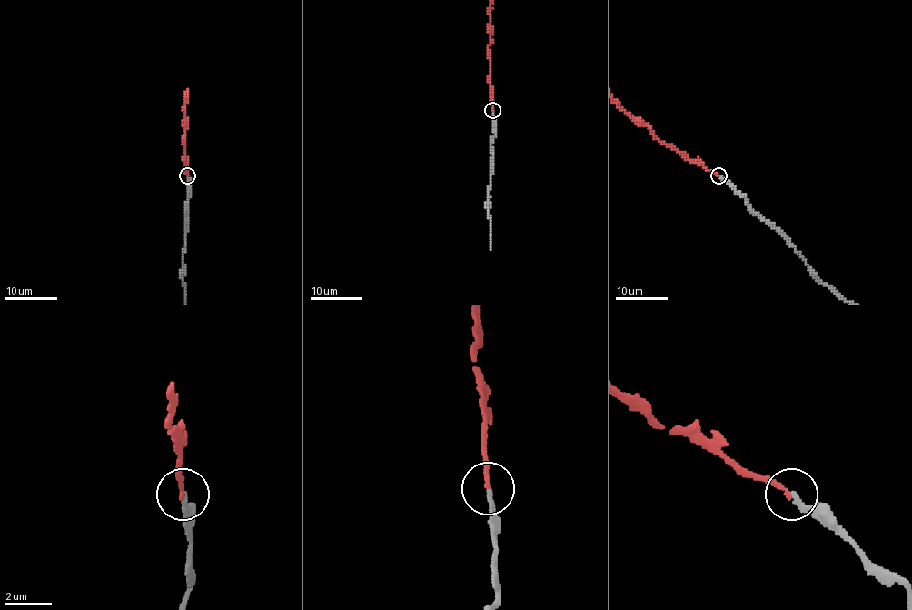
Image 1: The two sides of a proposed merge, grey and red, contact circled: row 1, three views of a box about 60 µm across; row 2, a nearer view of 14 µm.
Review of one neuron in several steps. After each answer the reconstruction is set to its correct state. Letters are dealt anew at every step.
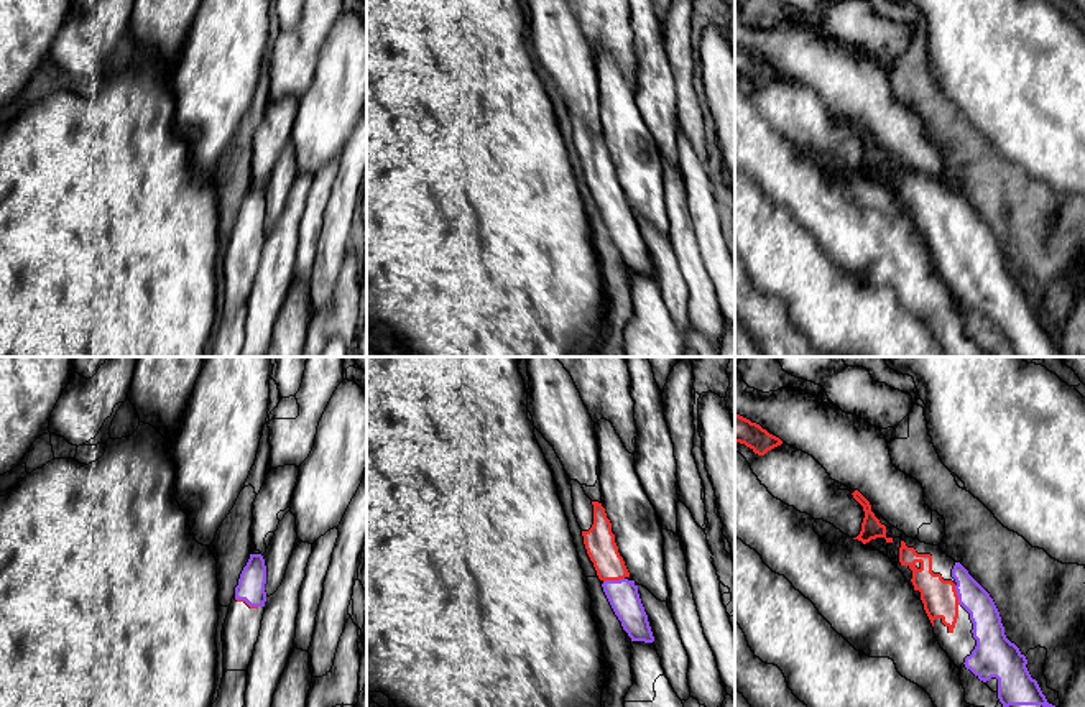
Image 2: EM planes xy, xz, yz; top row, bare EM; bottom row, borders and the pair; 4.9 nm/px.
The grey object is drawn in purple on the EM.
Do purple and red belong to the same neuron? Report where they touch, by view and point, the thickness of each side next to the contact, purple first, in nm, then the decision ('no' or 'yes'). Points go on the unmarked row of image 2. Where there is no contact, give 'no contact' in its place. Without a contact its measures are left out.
xz (614, 212) | 150/150 nm | yes

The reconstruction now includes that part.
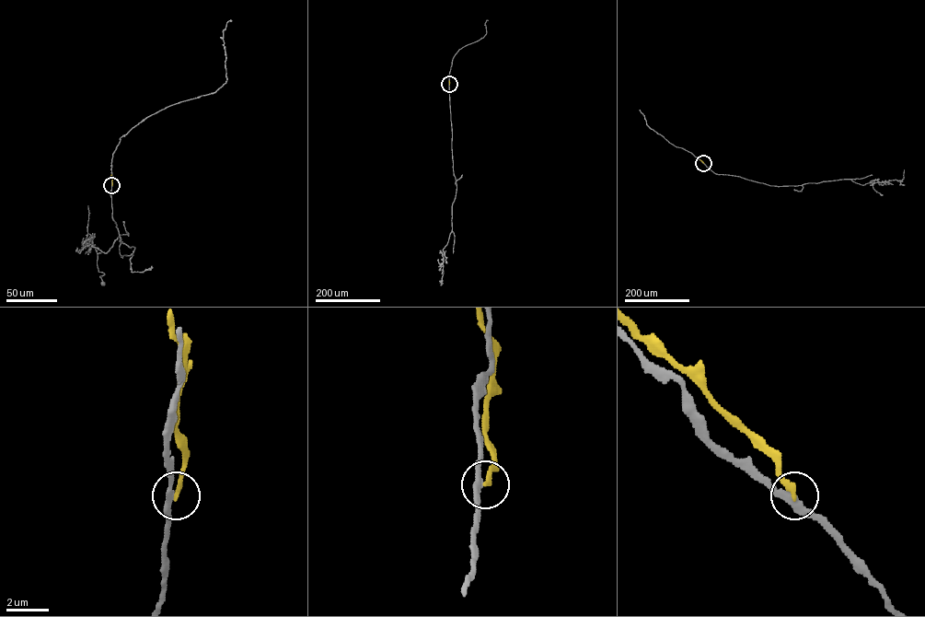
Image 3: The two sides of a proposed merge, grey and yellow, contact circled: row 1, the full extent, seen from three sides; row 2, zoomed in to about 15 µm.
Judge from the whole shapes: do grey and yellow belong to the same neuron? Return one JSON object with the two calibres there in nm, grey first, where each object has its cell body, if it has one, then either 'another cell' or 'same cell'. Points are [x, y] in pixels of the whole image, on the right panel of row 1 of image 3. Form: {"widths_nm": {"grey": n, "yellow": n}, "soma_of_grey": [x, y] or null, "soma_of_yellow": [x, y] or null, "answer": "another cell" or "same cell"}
{"widths_nm": {"grey": 300, "yellow": 240}, "soma_of_grey": [882, 194], "soma_of_yellow": null, "answer": "another cell"}

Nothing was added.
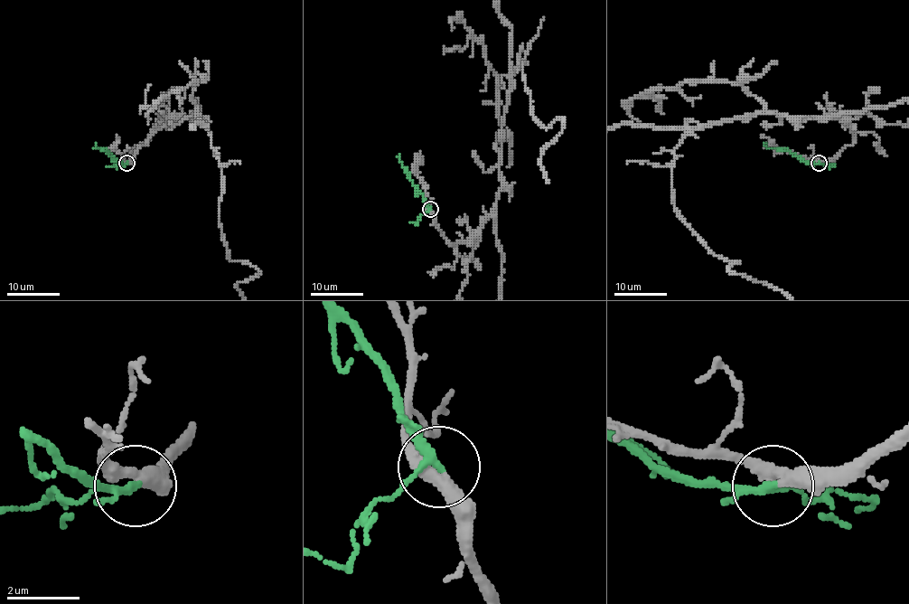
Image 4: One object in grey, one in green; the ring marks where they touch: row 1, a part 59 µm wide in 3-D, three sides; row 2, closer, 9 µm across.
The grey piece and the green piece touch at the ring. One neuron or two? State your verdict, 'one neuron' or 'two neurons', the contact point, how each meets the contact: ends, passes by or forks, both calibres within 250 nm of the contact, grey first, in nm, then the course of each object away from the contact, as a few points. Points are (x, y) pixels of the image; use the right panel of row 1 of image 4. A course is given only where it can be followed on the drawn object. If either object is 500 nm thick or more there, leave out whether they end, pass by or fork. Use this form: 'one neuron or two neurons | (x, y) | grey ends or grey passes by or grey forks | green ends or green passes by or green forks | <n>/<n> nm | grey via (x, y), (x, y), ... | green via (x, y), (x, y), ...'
one neuron | (819, 163) | grey passes by | green passes by | 360/180 nm | grey via (819, 162), (854, 142), (843, 121), (751, 113), (695, 127), (672, 170), (678, 215), (713, 254) | green via (819, 163), (801, 160), (786, 150), (768, 148), (765, 143)

